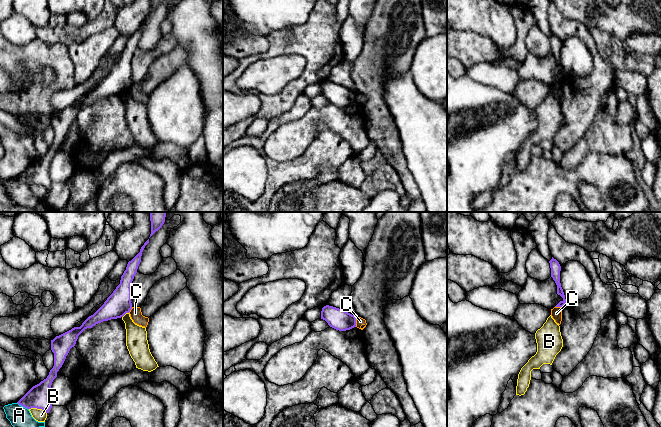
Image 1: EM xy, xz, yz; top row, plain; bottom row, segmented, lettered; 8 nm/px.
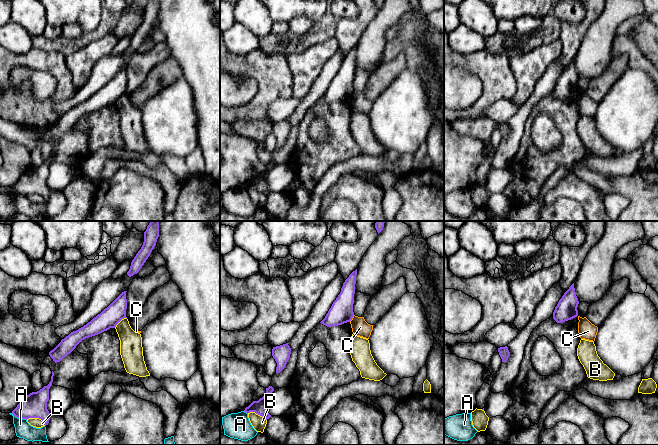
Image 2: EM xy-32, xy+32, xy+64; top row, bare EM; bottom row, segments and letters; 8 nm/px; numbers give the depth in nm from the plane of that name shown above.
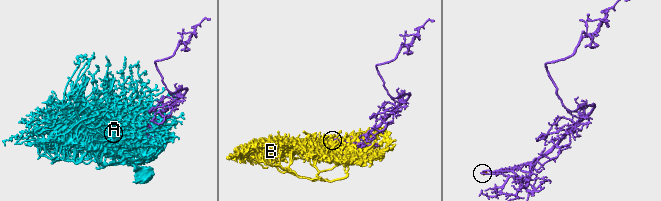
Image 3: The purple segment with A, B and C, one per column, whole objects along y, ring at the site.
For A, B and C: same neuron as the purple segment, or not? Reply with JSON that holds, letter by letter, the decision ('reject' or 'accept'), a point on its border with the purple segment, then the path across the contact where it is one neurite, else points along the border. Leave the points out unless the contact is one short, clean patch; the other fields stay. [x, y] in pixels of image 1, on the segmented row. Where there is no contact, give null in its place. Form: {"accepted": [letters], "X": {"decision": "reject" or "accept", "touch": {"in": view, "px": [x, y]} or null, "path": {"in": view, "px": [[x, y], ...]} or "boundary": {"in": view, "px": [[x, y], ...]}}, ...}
{"accepted": [], "A": {"decision": "reject", "touch": {"in": "xy", "px": [23, 406]}}, "B": {"decision": "reject", "touch": {"in": "xy", "px": [38, 408]}}, "C": {"decision": "reject", "touch": {"in": "xz", "px": [355, 322]}, "boundary": {"in": "xz", "px": [[355, 318], [356, 326]]}}}

